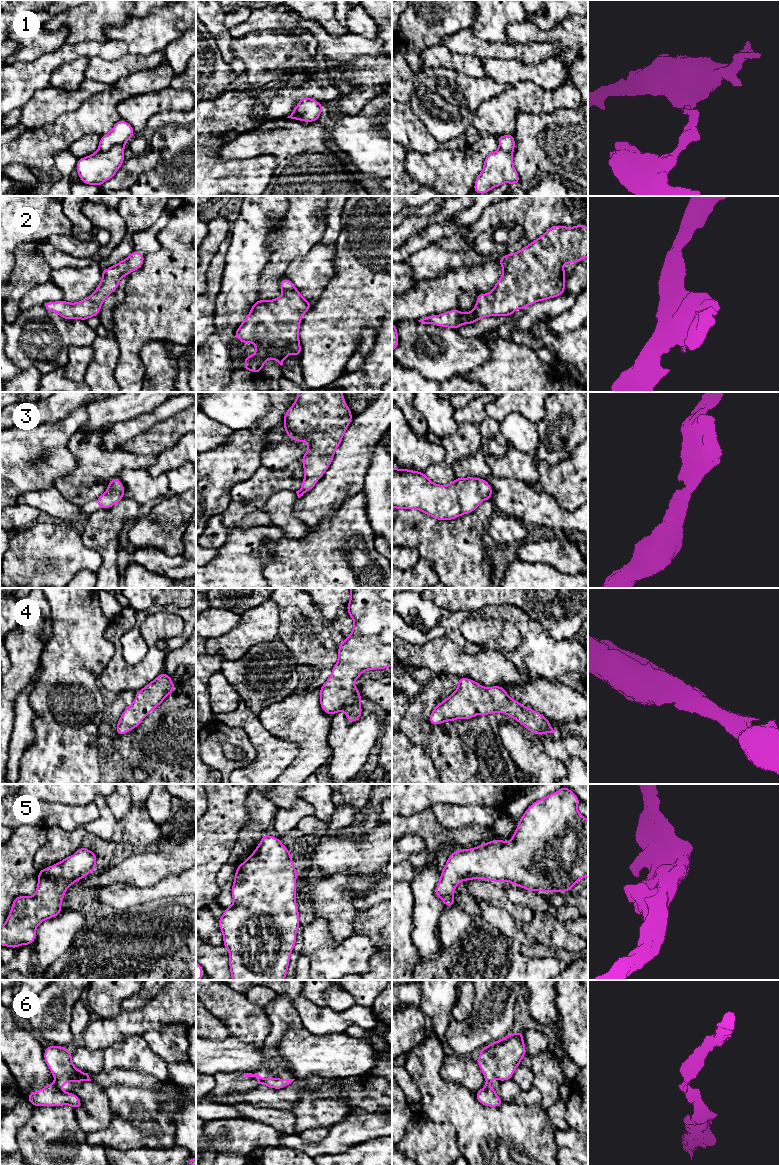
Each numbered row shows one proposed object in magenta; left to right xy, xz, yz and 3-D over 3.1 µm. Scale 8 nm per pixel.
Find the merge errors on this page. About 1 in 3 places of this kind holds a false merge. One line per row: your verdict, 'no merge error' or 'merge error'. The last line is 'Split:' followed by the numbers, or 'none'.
1: merge error
2: no merge error
3: no merge error
4: no merge error
5: no merge error
6: merge error
Split: 1, 6

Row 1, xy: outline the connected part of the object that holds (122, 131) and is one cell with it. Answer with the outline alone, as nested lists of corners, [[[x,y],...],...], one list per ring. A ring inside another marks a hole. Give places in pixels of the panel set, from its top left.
[[[121,119],[115,123],[110,132],[100,137],[98,150],[106,152],[116,145],[125,145],[132,136],[135,136],[133,127]]]

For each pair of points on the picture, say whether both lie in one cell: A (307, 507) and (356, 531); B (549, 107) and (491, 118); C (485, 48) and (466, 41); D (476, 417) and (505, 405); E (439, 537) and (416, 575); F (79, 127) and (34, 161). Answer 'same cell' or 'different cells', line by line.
A: different cells
B: same cell
C: same cell
D: different cells
E: different cells
F: same cell

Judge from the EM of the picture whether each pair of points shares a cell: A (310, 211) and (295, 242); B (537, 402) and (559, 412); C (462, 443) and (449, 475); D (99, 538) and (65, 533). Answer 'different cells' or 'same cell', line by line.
A: same cell
B: different cells
C: same cell
D: different cells

